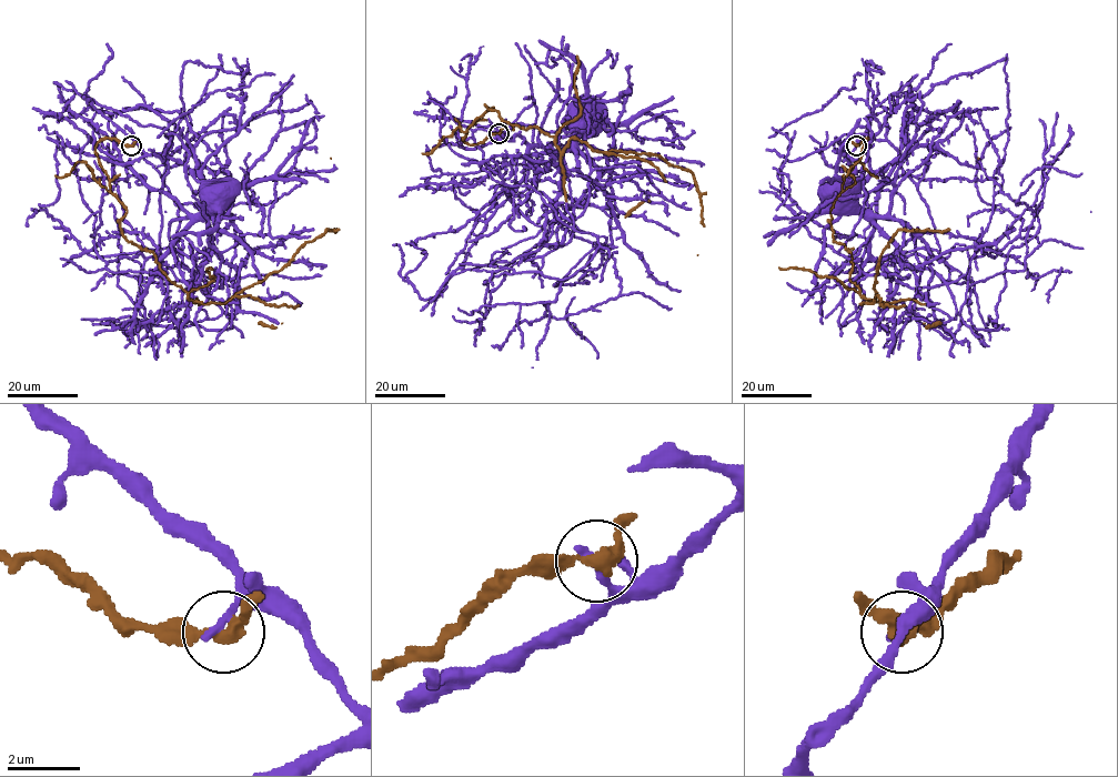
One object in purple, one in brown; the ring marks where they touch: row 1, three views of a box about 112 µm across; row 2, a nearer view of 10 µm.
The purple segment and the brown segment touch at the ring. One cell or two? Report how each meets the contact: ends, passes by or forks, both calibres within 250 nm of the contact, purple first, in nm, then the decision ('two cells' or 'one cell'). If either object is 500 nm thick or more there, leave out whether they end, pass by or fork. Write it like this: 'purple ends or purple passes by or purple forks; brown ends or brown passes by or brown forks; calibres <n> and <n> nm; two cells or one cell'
purple ends; brown passes by; calibres 280 and 360 nm; one cell

